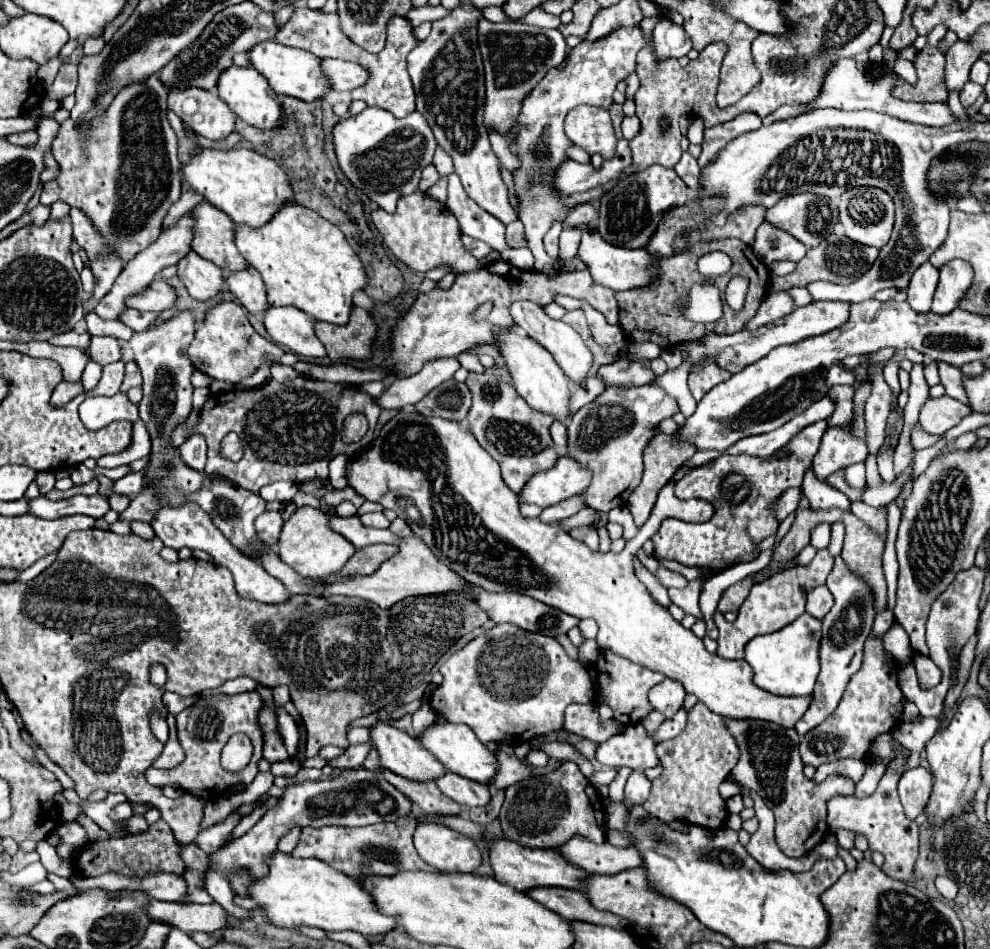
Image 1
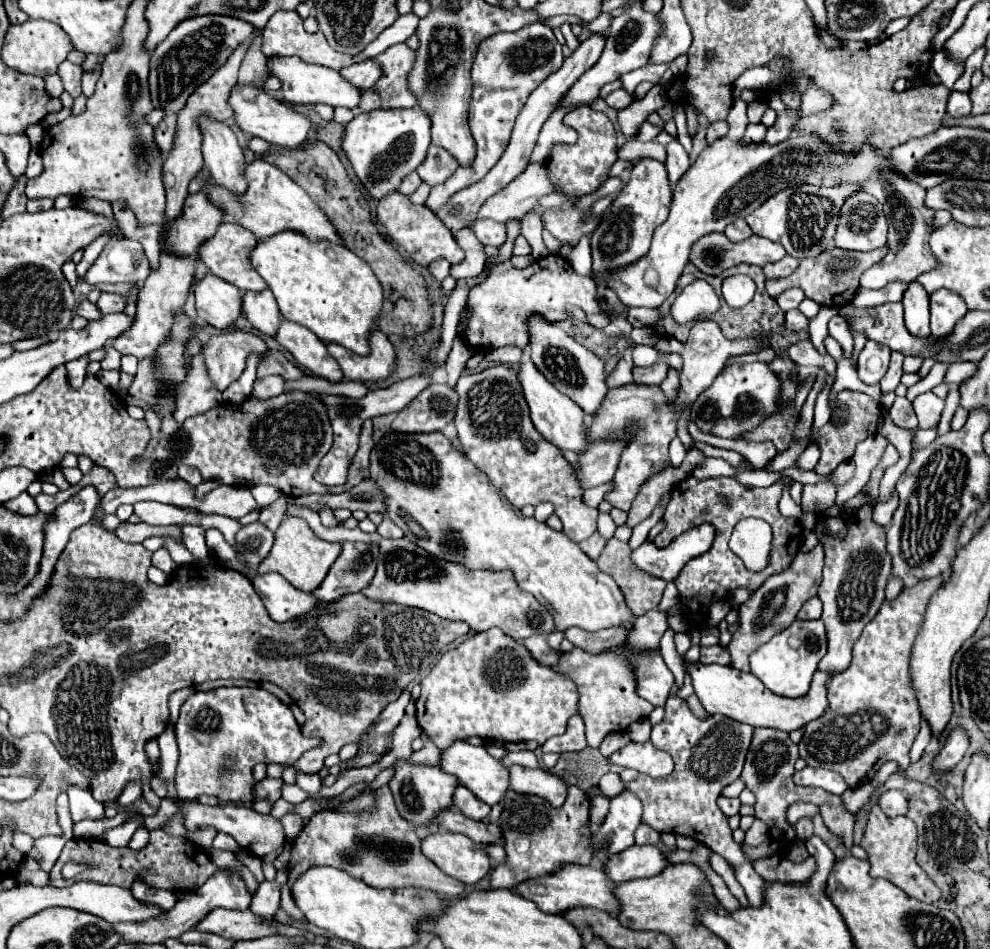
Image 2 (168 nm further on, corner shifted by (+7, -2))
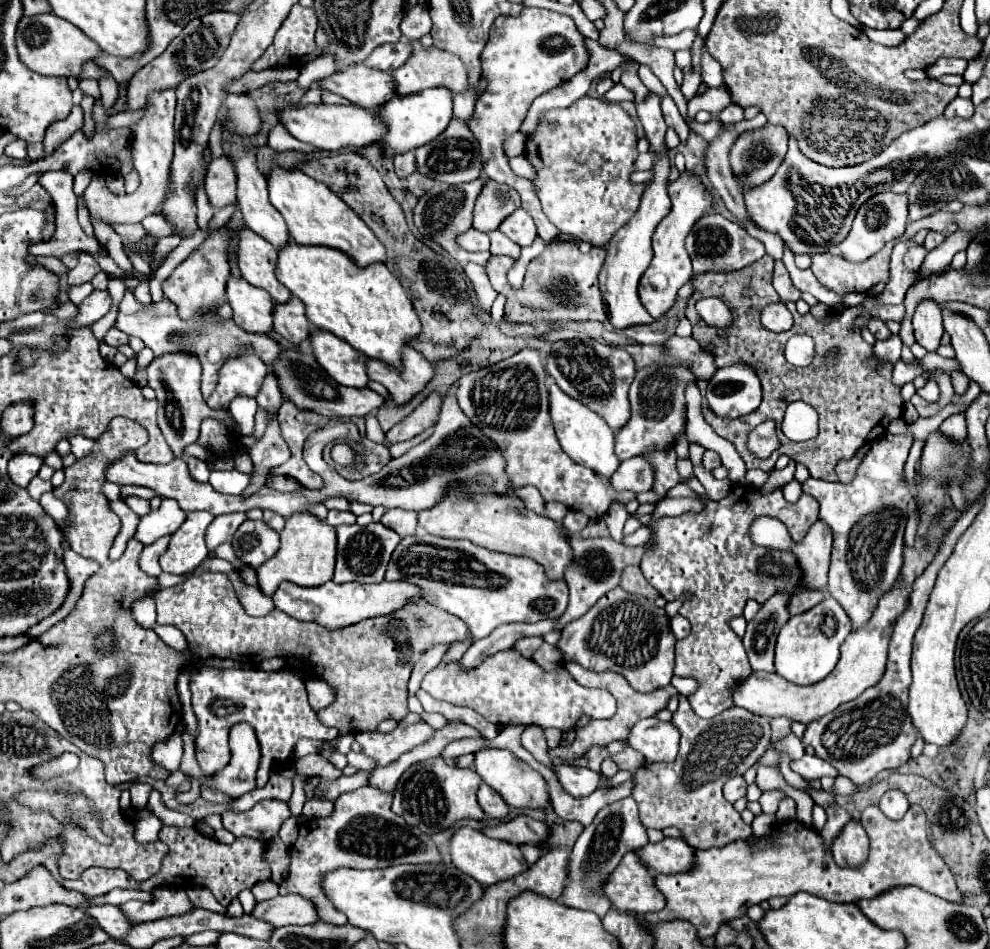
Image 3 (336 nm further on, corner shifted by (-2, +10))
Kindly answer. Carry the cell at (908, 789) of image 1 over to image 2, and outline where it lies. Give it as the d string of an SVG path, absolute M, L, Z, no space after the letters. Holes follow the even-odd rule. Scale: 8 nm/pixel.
M891 789L879 797L879 807L887 817L905 815L907 813L907 797L901 791Z

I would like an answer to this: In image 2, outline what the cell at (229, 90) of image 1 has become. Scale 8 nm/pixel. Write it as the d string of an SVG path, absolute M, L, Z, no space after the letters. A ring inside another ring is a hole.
M235 85L231 91L231 109L235 113L235 121L237 125L245 131L251 133L253 137L261 137L265 141L269 141L275 147L299 147L307 141L311 129L317 125L313 119L305 117L303 113L297 113L293 109L289 109L283 101L271 97L269 93L265 93L263 89L257 87L249 87L249 85Z

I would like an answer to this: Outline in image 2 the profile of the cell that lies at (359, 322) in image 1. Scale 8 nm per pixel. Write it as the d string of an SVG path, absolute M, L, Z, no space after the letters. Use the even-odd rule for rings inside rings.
M381 331L371 333L369 357L359 357L353 351L347 351L345 347L339 347L335 343L329 343L327 349L341 365L347 381L379 383L385 381L395 371L395 347Z

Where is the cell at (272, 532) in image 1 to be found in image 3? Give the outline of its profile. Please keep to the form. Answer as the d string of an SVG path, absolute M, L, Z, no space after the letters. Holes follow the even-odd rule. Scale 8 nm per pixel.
M246 519L234 533L232 547L246 565L256 569L278 551L280 535L264 521Z

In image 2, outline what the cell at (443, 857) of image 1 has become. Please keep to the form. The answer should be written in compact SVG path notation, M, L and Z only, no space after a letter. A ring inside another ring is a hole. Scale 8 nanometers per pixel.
M433 833L421 841L421 849L445 875L465 885L475 885L493 867L485 847L465 835Z

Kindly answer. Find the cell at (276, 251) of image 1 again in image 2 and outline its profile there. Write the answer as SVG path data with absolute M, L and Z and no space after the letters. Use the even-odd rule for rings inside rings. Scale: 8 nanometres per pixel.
M283 231L279 235L267 237L265 241L259 241L255 247L255 253L251 255L251 263L255 271L265 279L269 289L273 291L281 315L287 321L299 323L313 331L323 343L337 343L345 349L355 351L357 355L369 355L369 335L373 331L373 325L381 317L381 305L383 305L383 287L371 267L357 257L351 249L335 245L335 243L307 243L303 235L295 231Z

